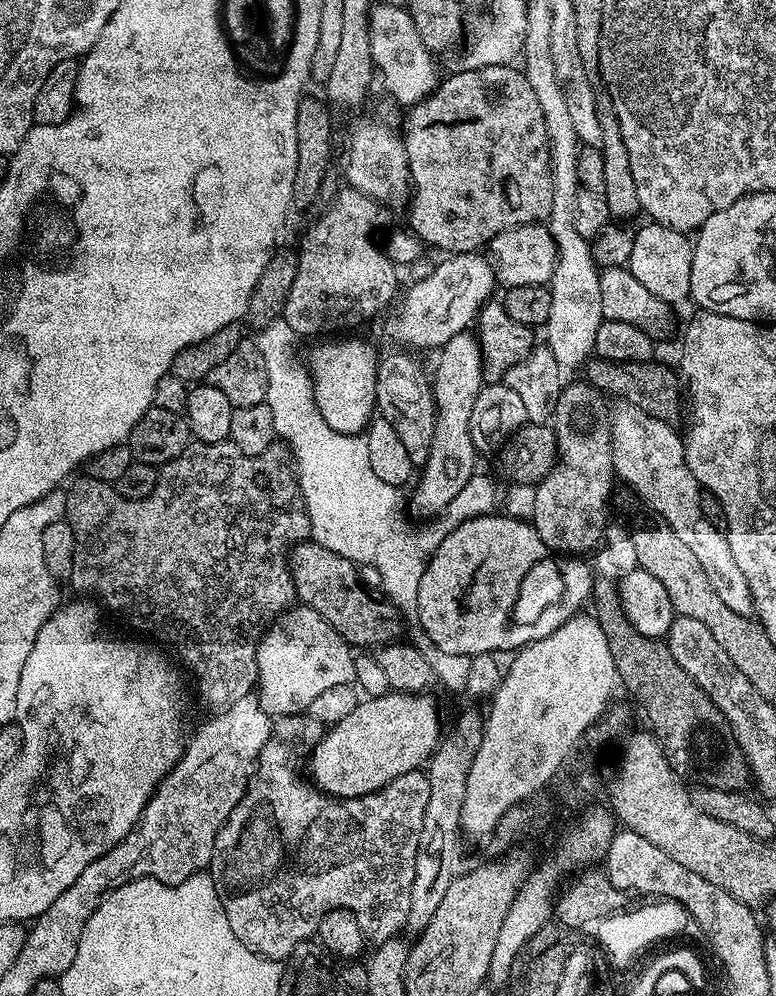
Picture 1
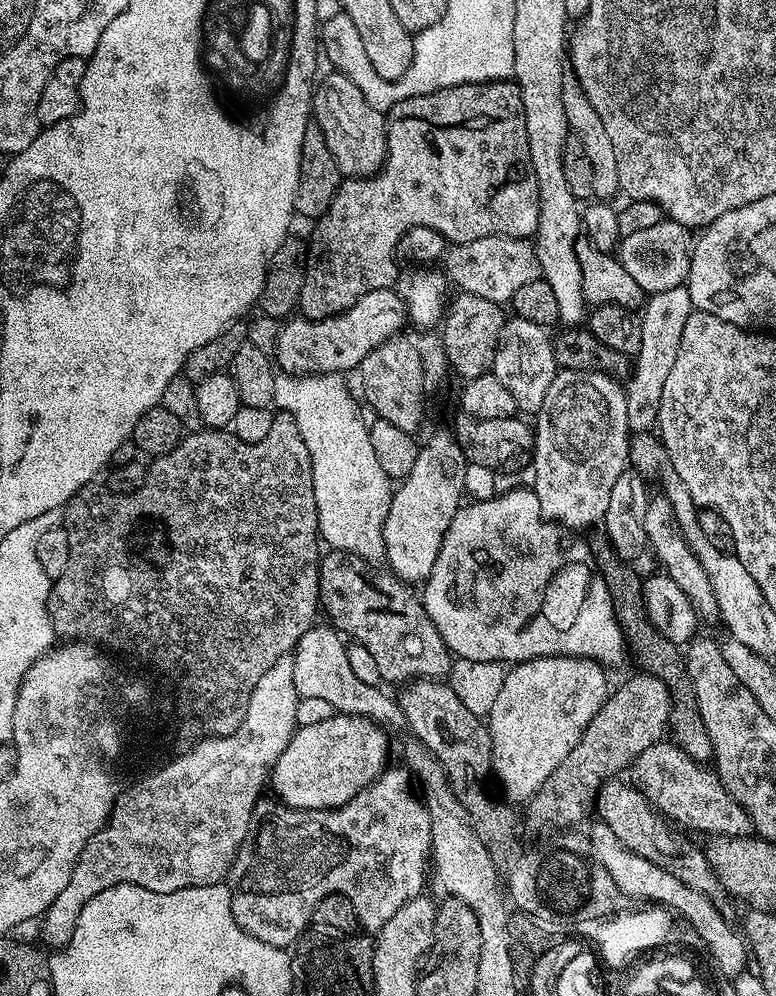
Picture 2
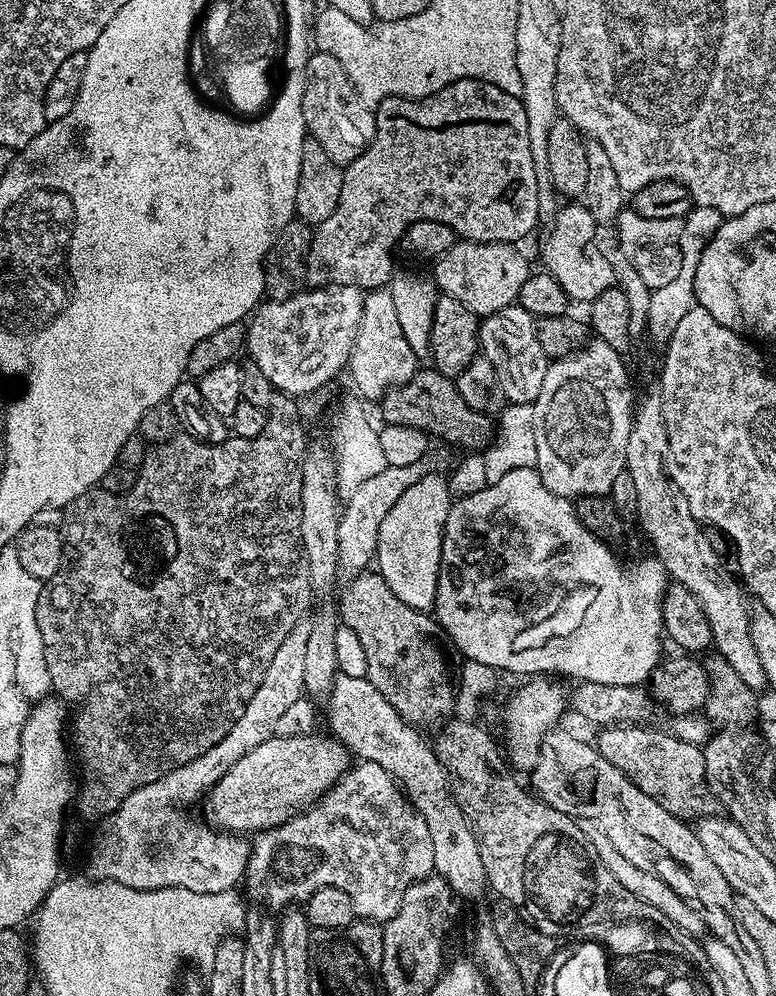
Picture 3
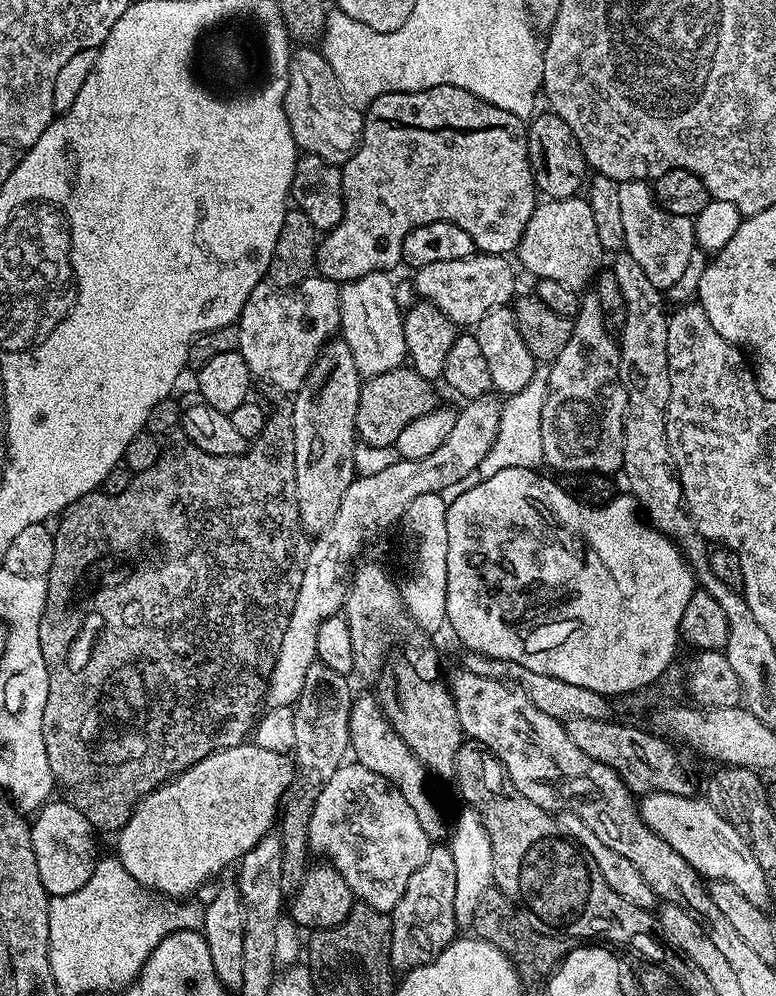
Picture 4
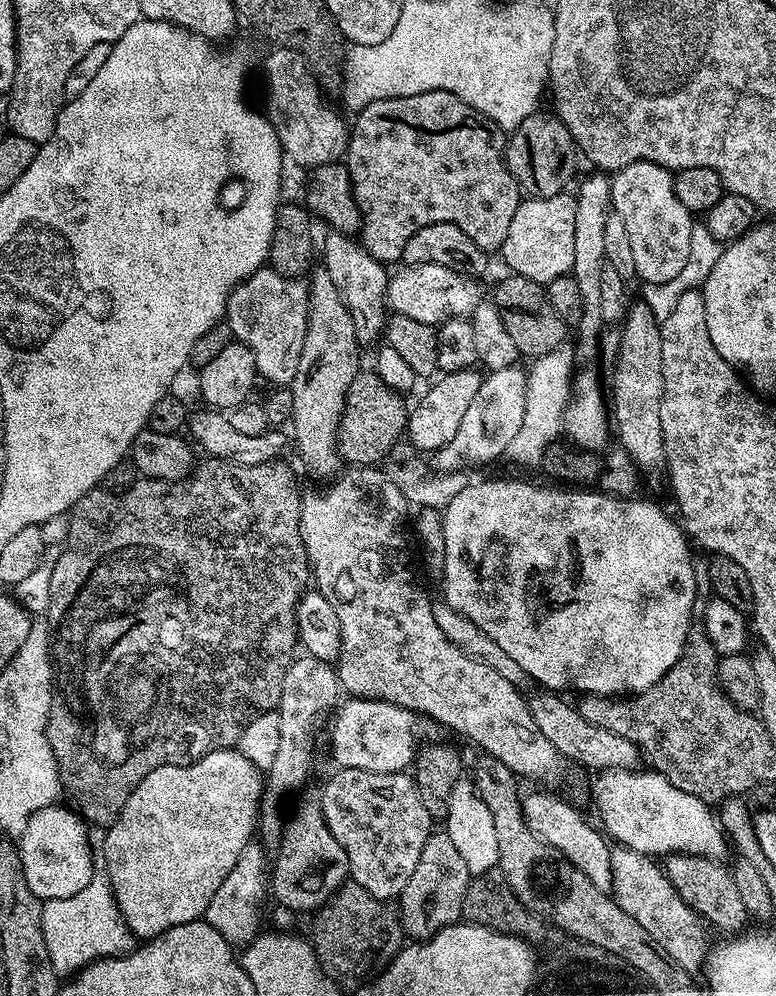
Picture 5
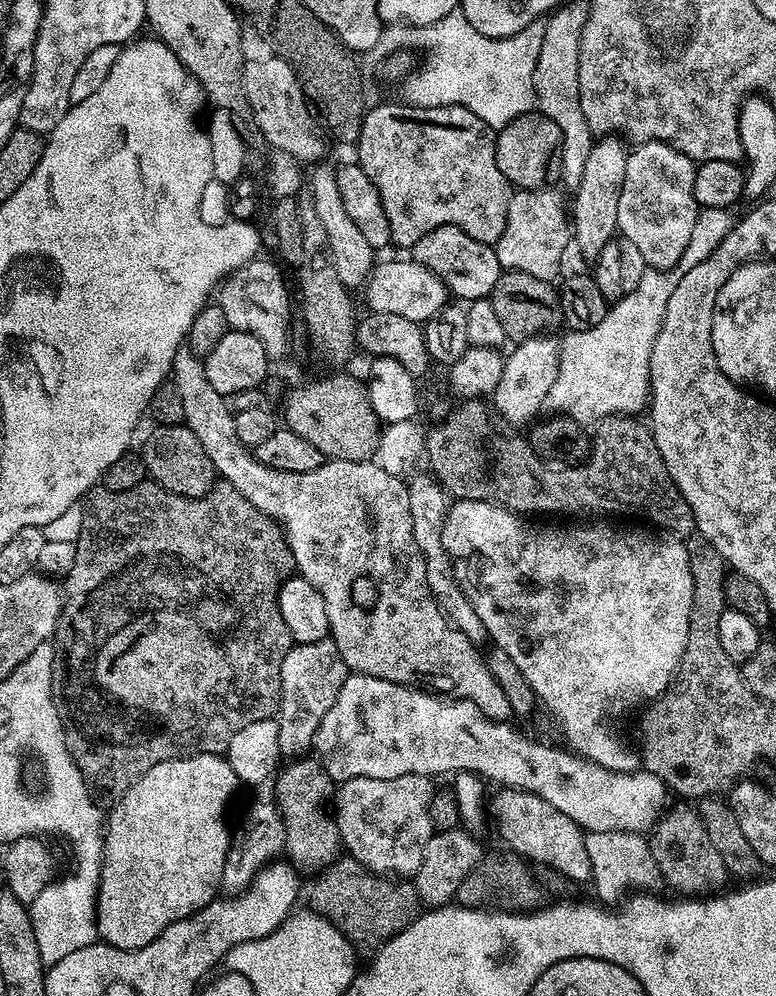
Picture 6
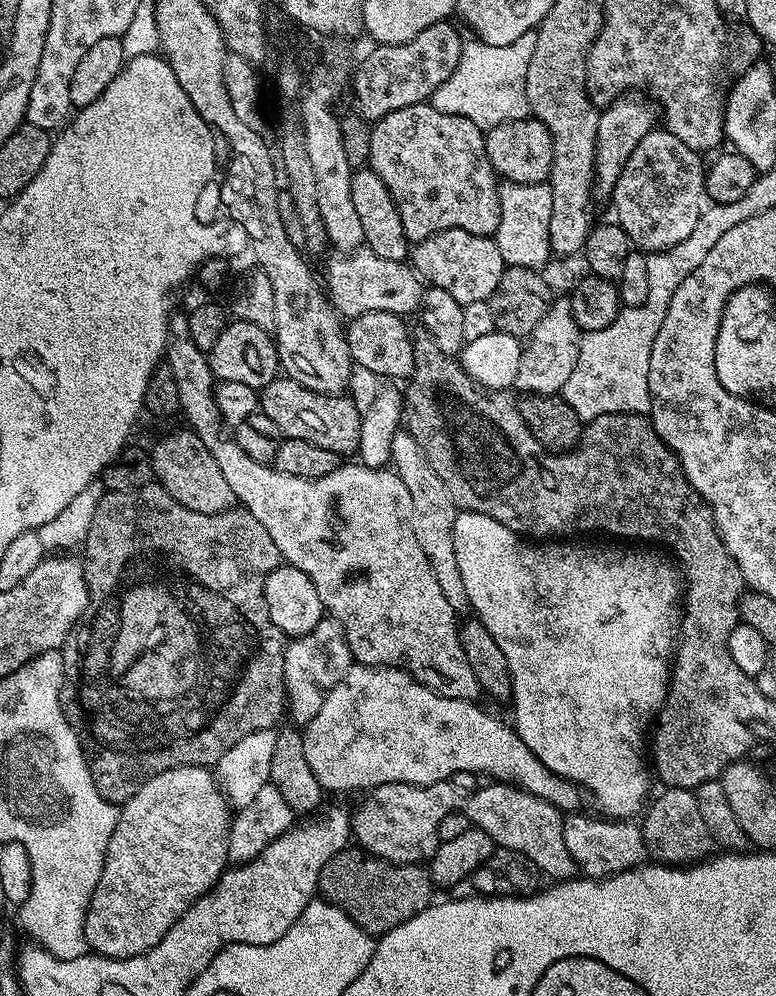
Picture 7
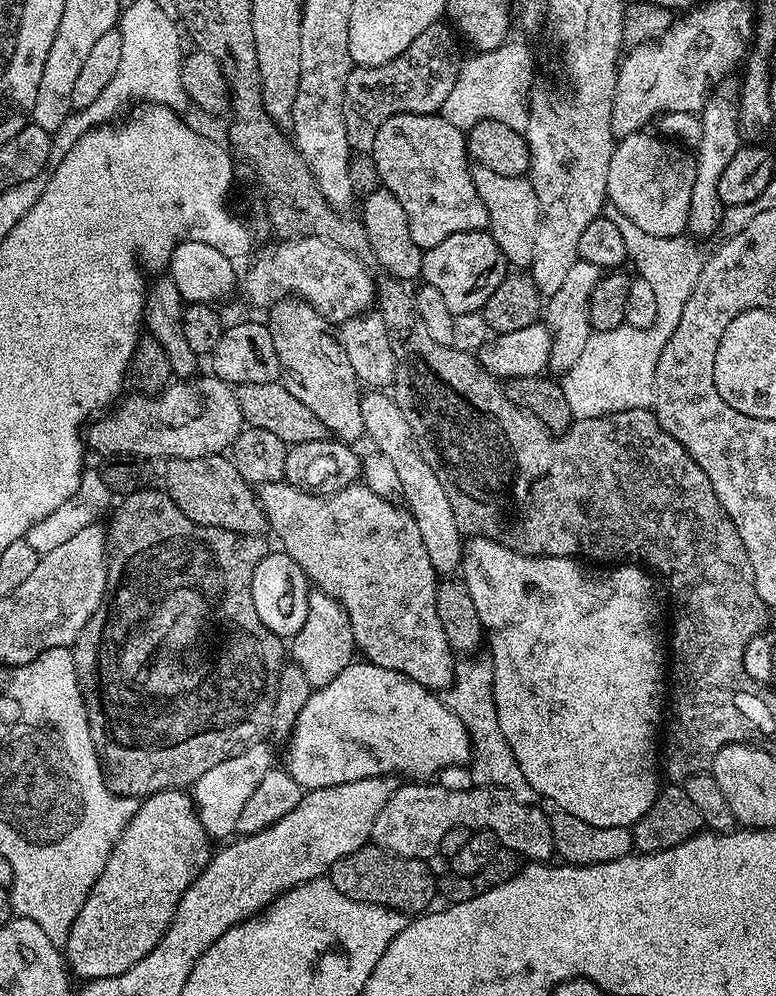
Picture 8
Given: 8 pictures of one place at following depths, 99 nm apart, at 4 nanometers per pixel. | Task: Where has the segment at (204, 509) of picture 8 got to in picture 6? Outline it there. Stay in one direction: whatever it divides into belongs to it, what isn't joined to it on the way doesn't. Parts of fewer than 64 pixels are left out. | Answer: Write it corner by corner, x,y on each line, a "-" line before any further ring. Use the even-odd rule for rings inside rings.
185,423
160,426
155,430
157,432
145,442
142,449
151,483
195,500
211,492
217,483
218,473
210,462
210,454
206,454
202,442
198,442
198,434
194,434
194,430
190,430

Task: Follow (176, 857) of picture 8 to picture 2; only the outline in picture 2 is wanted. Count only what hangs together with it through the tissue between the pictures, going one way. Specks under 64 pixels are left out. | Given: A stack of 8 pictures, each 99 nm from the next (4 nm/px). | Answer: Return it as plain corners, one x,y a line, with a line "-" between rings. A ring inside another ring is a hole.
334,714
330,718
326,718
326,722
314,722
314,726
299,726
296,732
290,738
290,742
284,750
282,750
278,759
272,763
270,767
270,788
273,788
275,799
286,805
288,808
301,808
302,810
326,810
327,808
337,808
346,802
350,802
350,798
354,798
368,784
372,784
380,777
384,771
388,760
388,738
385,729
373,723
364,716
345,716
343,714

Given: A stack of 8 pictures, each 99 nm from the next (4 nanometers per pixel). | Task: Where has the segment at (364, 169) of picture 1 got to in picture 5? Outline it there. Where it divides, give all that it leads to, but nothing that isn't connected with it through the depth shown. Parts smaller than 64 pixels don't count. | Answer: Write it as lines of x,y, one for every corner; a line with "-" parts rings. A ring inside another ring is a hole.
279,50
266,59
263,64
264,80
272,89
270,123
280,139
280,146
285,157
296,164
301,164
304,170
311,170
323,164
337,163
348,151
349,125
327,104
325,93
322,91
317,79
306,67
304,59
294,50

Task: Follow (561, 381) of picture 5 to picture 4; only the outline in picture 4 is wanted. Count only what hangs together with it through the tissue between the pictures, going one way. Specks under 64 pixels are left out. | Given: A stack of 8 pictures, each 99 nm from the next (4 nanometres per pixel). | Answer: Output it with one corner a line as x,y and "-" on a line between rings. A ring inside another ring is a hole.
538,370
512,396
507,397
500,405
500,421
498,422
498,434
494,438
494,446
482,458
479,472
481,477
498,474
498,470
510,470
511,468
539,469
544,464
542,454
542,406
548,393
548,373

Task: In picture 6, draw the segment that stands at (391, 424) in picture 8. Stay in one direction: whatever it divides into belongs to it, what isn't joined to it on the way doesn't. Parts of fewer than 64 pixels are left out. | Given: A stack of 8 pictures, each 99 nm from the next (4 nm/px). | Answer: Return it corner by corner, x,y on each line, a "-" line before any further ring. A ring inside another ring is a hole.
417,471
407,481
407,486
410,494
410,522
414,530
414,542
426,562
426,582
430,582
430,590
438,602
438,606
444,611
444,617
459,632
466,634
466,638
470,638
472,644
483,645
488,640
488,631
486,626
482,626
482,618
478,618
474,606
470,606
470,598
466,598
466,594
461,590
460,583
454,574
452,555
444,545
444,523
448,517
450,497
444,485
436,479
435,475
429,474
427,471
419,472

